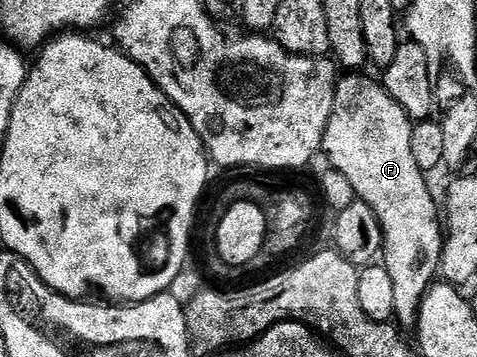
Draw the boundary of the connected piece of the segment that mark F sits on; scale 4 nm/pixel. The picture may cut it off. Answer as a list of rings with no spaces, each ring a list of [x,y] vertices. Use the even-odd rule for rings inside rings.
[[[346,73],[339,78],[338,85],[334,88],[334,104],[322,138],[321,150],[324,155],[326,151],[330,158],[329,166],[348,177],[348,185],[352,185],[355,196],[368,204],[372,213],[376,213],[382,225],[384,266],[392,276],[392,293],[396,297],[394,319],[403,328],[413,328],[418,322],[422,300],[426,298],[426,292],[434,286],[436,276],[442,270],[442,255],[446,247],[444,219],[441,214],[438,216],[440,203],[434,200],[434,195],[422,176],[424,168],[416,165],[416,157],[412,157],[415,124],[404,113],[404,109],[400,109],[400,105],[392,101],[392,97],[377,78],[369,79],[362,74],[366,73]]]

